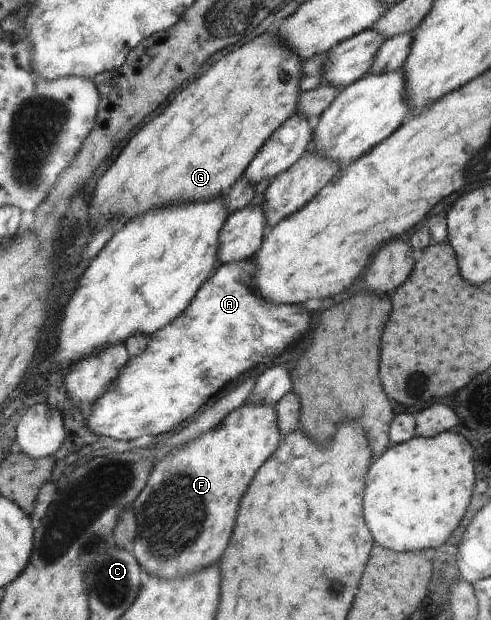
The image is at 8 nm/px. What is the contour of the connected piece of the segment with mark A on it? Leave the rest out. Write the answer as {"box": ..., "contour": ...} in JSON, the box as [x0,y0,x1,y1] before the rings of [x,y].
{"box":[85,263,309,441],"contour":[[[225,263],[225,265],[218,265],[213,270],[213,274],[209,276],[199,288],[199,291],[195,294],[195,297],[191,300],[191,303],[187,306],[187,309],[183,311],[181,315],[173,323],[169,323],[167,327],[155,331],[150,337],[147,344],[147,349],[137,355],[137,357],[130,357],[127,361],[127,365],[123,367],[121,375],[109,387],[109,391],[105,391],[97,401],[95,405],[92,405],[91,414],[86,418],[85,425],[101,437],[113,437],[113,439],[119,439],[119,441],[133,441],[143,437],[143,435],[163,435],[163,433],[169,433],[176,427],[179,427],[181,423],[186,423],[187,419],[197,412],[200,407],[207,404],[211,398],[218,395],[221,389],[231,383],[231,381],[237,381],[241,375],[245,375],[247,371],[251,371],[253,367],[261,367],[261,365],[267,365],[270,360],[279,357],[283,349],[288,349],[301,337],[301,333],[305,333],[309,329],[309,315],[301,311],[299,305],[289,305],[281,303],[271,303],[261,296],[255,288],[250,288],[243,283],[241,277],[247,277],[245,271],[239,267],[237,263]]]}

